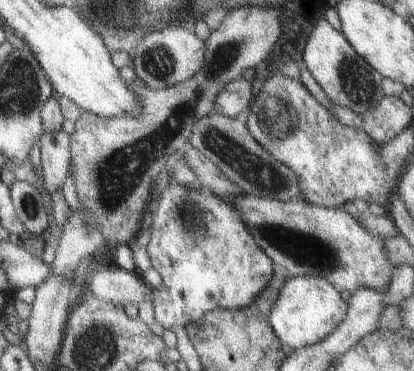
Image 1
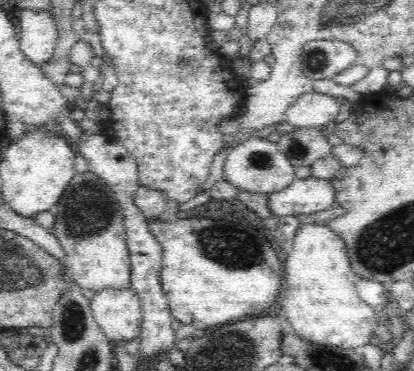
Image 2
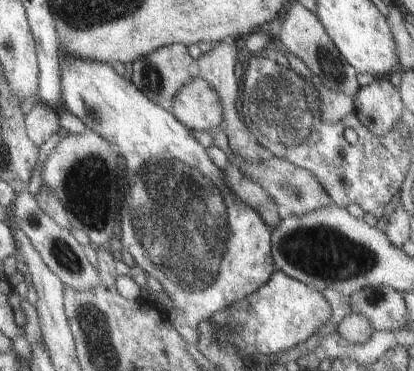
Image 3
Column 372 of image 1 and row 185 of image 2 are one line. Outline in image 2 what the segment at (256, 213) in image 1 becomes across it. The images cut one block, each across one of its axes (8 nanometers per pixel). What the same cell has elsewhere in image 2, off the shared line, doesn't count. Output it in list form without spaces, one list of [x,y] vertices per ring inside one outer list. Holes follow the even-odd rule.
[[[250,138],[244,144],[232,144],[232,150],[228,152],[226,166],[224,166],[224,180],[234,184],[242,192],[270,196],[286,190],[296,180],[294,170],[296,166],[282,150],[278,150],[274,142],[268,142],[262,138]]]

